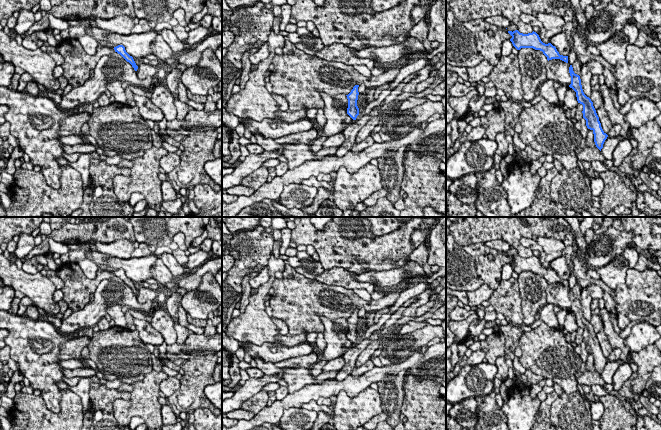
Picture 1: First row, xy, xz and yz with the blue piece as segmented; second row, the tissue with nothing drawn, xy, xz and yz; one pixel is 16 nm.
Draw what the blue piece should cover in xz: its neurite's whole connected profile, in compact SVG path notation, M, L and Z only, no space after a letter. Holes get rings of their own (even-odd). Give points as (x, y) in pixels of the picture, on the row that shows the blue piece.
M355 85L351 92L348 95L346 95L348 99L347 114L353 120L356 120L357 116L359 115L359 108L357 106L357 100L359 95L358 87L359 85Z

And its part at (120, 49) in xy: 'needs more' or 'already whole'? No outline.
already whole

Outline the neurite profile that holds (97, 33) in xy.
M92 27L92 37L94 37L97 41L101 41L101 40L105 40L105 38L103 37L104 33L112 33L110 31L105 31L103 29L97 28L97 27Z

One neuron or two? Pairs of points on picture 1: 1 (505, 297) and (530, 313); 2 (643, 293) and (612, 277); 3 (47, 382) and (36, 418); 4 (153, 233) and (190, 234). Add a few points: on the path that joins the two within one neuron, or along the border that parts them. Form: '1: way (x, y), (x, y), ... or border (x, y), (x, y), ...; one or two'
1: border (522, 313), (523, 322); two
2: border (629, 268), (626, 279), (613, 290); two
3: border (41, 394), (50, 410), (60, 411); two
4: way (162, 228), (181, 228); one

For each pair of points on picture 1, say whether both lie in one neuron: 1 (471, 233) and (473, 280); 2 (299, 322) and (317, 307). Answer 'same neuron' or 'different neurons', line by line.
1: different neurons
2: same neuron

